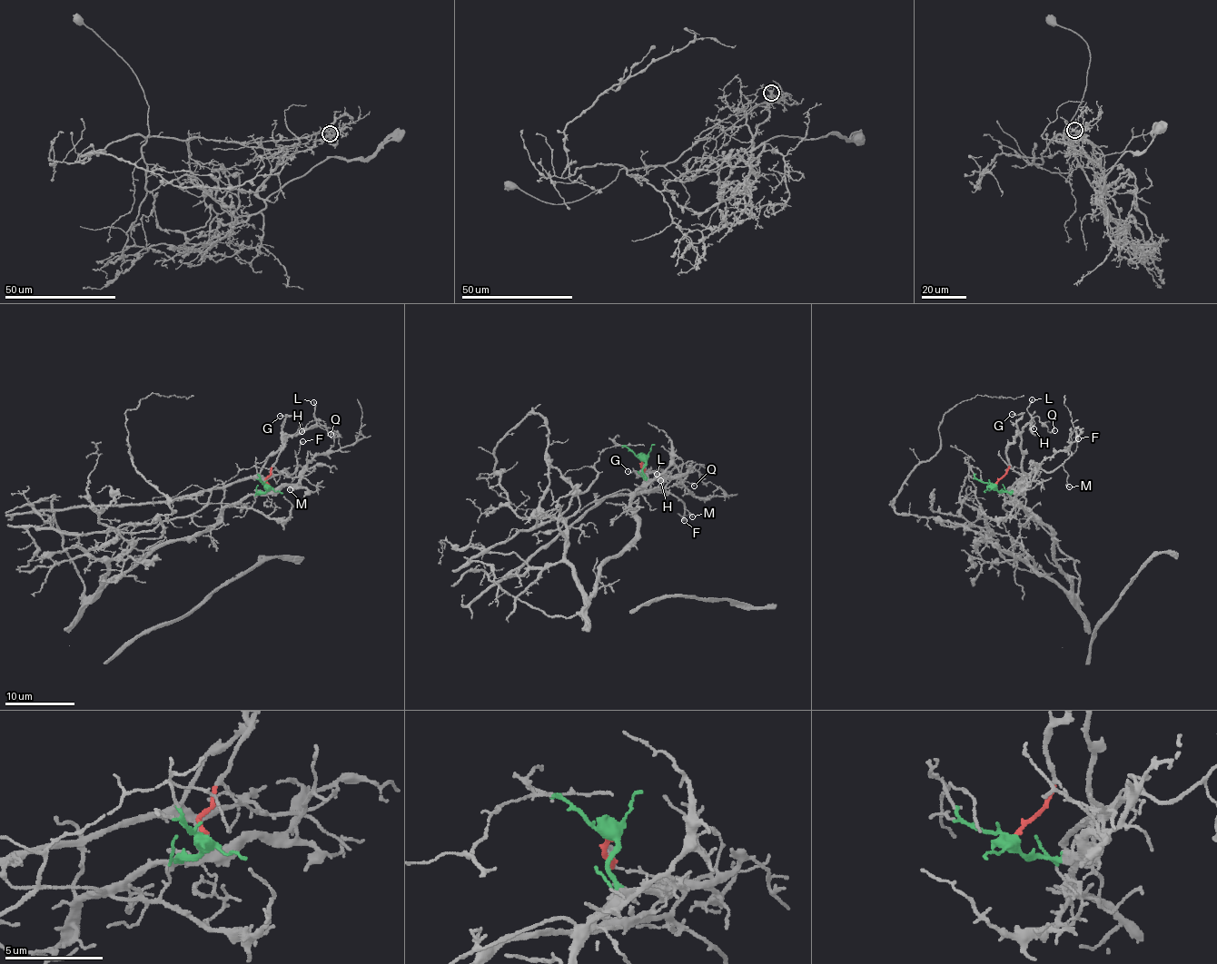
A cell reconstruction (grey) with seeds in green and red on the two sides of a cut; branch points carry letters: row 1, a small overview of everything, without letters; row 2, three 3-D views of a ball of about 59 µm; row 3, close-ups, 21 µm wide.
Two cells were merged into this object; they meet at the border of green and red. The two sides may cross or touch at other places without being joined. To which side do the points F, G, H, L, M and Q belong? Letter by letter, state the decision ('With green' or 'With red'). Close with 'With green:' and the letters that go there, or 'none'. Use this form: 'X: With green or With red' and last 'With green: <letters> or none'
F: With red
G: With red
H: With red
L: With red
M: With red
Q: With red
With green: none

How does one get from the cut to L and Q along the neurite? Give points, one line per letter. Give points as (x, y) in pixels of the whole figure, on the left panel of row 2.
L: (267, 485), (265, 480), (283, 438), (300, 435), (315, 423), (313, 401)
Q: (267, 485), (265, 480), (285, 437), (302, 433), (320, 419), (328, 436), (331, 434)

